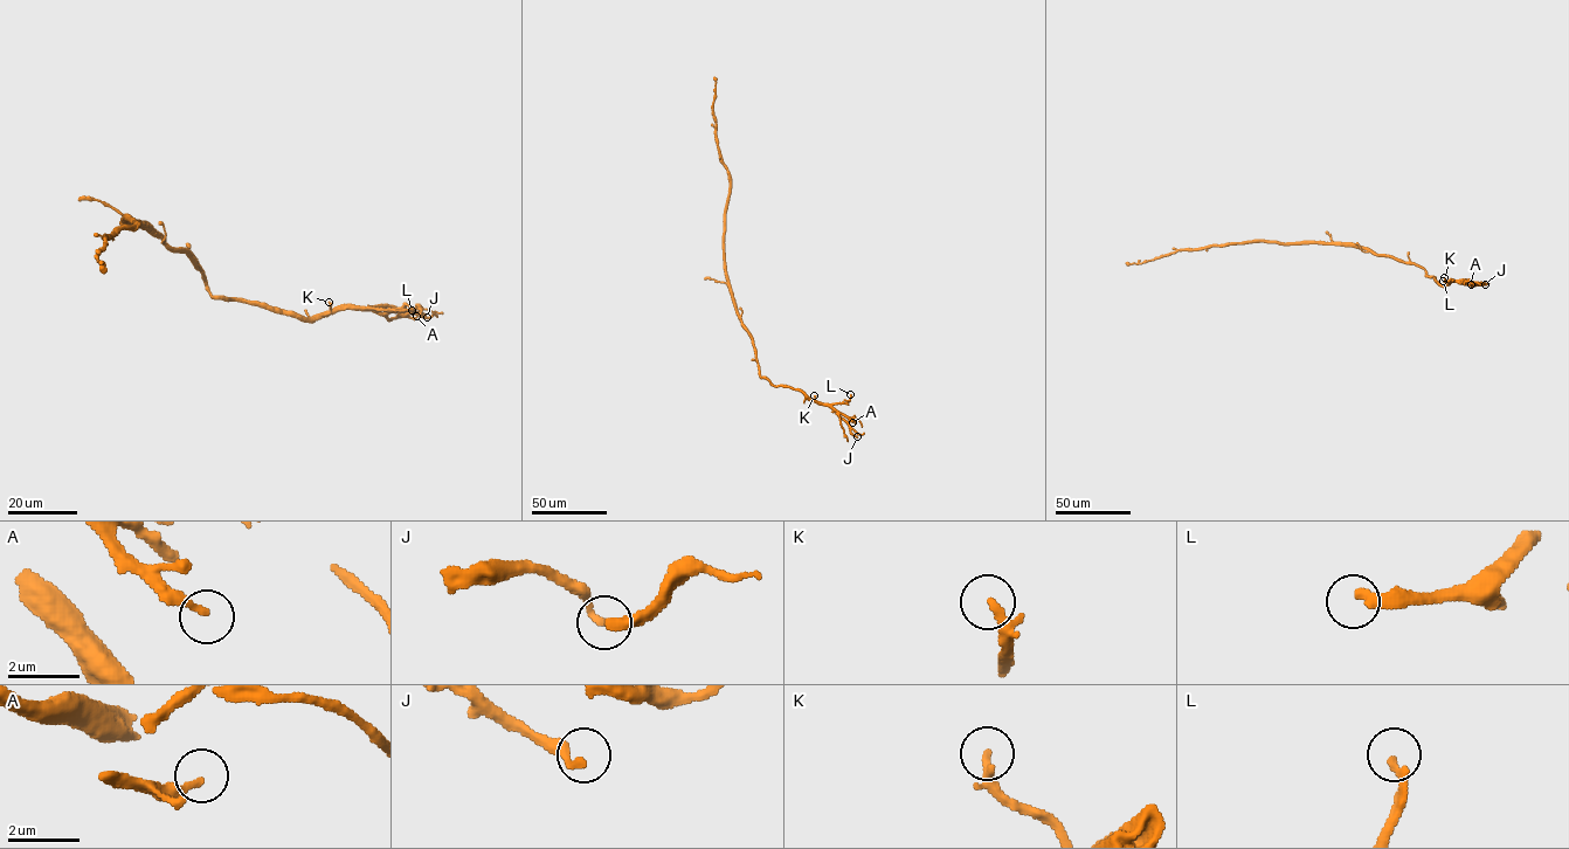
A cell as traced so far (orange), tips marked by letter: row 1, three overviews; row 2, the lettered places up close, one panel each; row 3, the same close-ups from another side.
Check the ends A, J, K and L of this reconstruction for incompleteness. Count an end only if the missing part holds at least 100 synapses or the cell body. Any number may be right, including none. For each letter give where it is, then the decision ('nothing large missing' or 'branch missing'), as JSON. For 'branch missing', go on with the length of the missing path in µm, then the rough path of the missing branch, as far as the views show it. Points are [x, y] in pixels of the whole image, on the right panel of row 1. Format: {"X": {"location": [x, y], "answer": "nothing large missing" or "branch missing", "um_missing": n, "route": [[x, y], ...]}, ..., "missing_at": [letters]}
{"A": {"location": [1471, 284], "answer": "nothing large missing"}, "J": {"location": [1485, 284], "answer": "nothing large missing"}, "K": {"location": [1444, 277], "answer": "nothing large missing"}, "L": {"location": [1443, 281], "answer": "nothing large missing"}, "missing_at": []}

